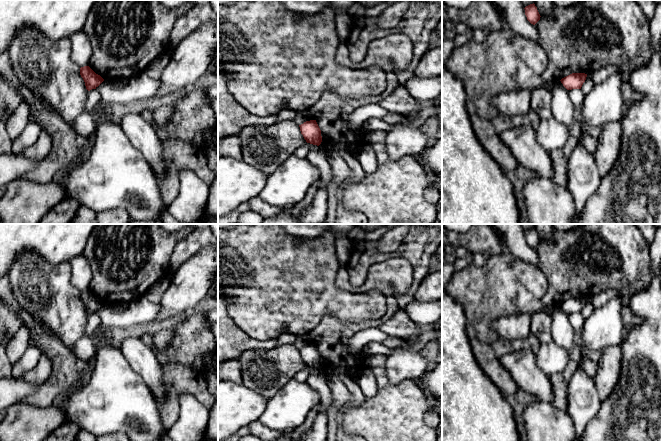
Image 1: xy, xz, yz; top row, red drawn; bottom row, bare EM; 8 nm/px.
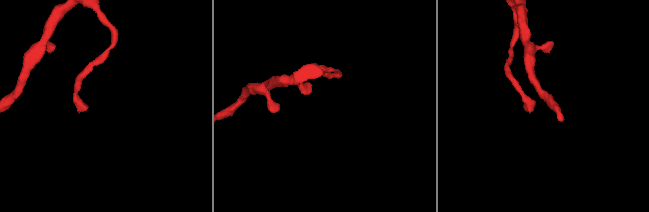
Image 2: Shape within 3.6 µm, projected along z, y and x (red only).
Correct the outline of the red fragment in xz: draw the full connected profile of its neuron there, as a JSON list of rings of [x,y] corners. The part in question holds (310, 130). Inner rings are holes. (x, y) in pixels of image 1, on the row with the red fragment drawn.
[[[316,120],[306,121],[299,125],[301,134],[307,143],[319,146],[322,142],[321,130]]]

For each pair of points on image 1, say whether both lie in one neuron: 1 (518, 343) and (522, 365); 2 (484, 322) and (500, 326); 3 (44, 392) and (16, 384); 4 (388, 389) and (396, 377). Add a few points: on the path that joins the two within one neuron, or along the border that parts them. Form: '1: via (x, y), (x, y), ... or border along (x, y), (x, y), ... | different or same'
1: border along (535, 353), (518, 349), (499, 359) | different
2: border along (515, 315), (502, 315), (493, 323), (499, 337) | different
3: border along (42, 384), (35, 392), (20, 401) | different
4: border along (385, 360), (386, 376), (392, 383), (412, 380) | different

